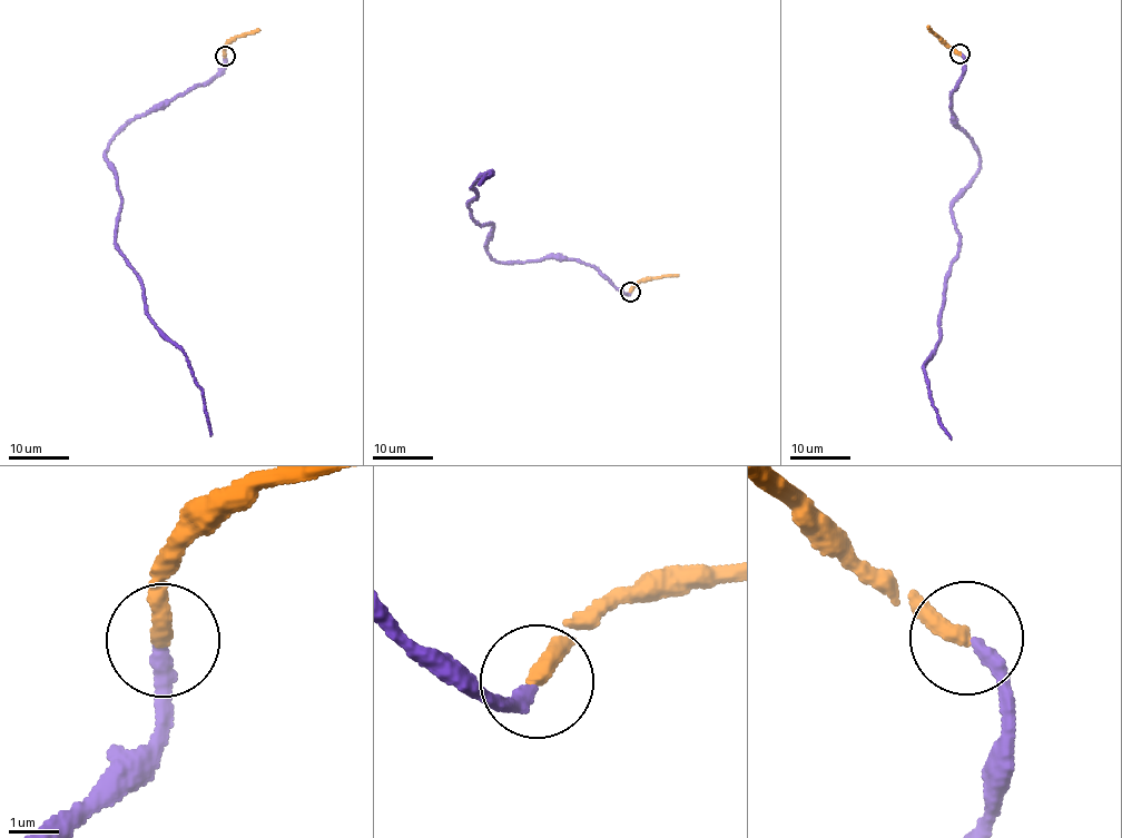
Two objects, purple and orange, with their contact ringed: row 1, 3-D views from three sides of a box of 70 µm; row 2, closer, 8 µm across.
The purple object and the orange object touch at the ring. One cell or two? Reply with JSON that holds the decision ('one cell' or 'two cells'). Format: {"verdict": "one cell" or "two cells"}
{"verdict": "one cell"}

